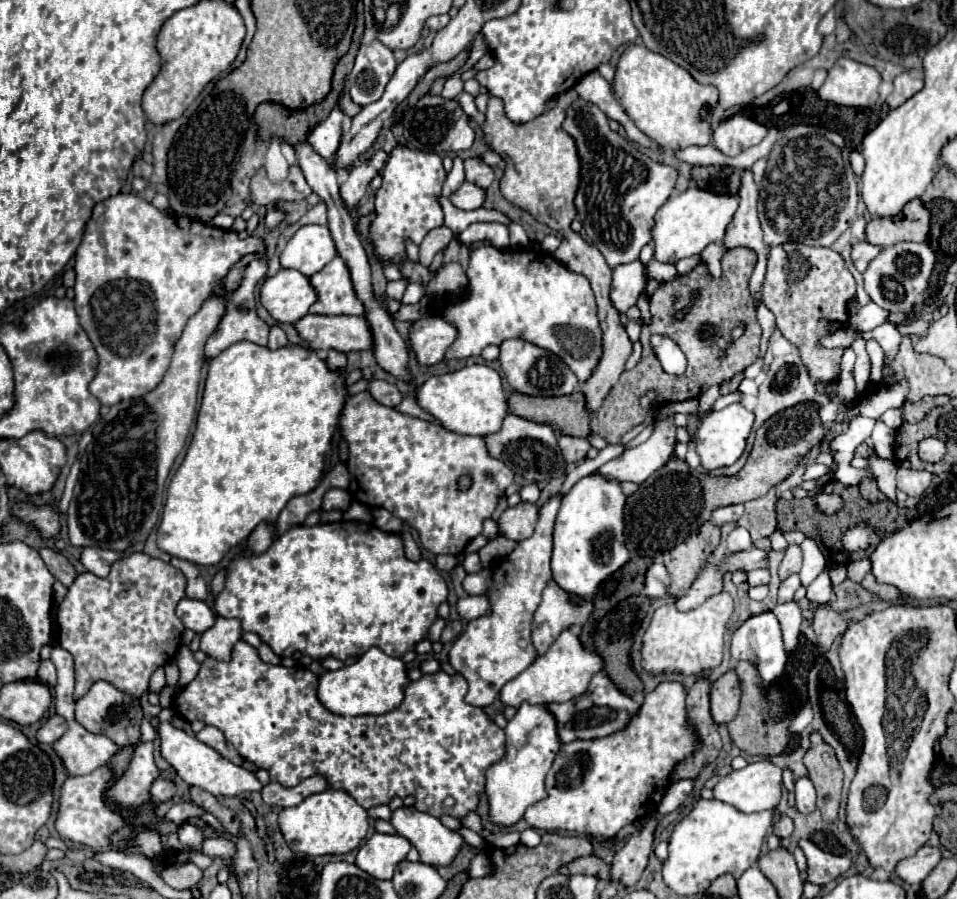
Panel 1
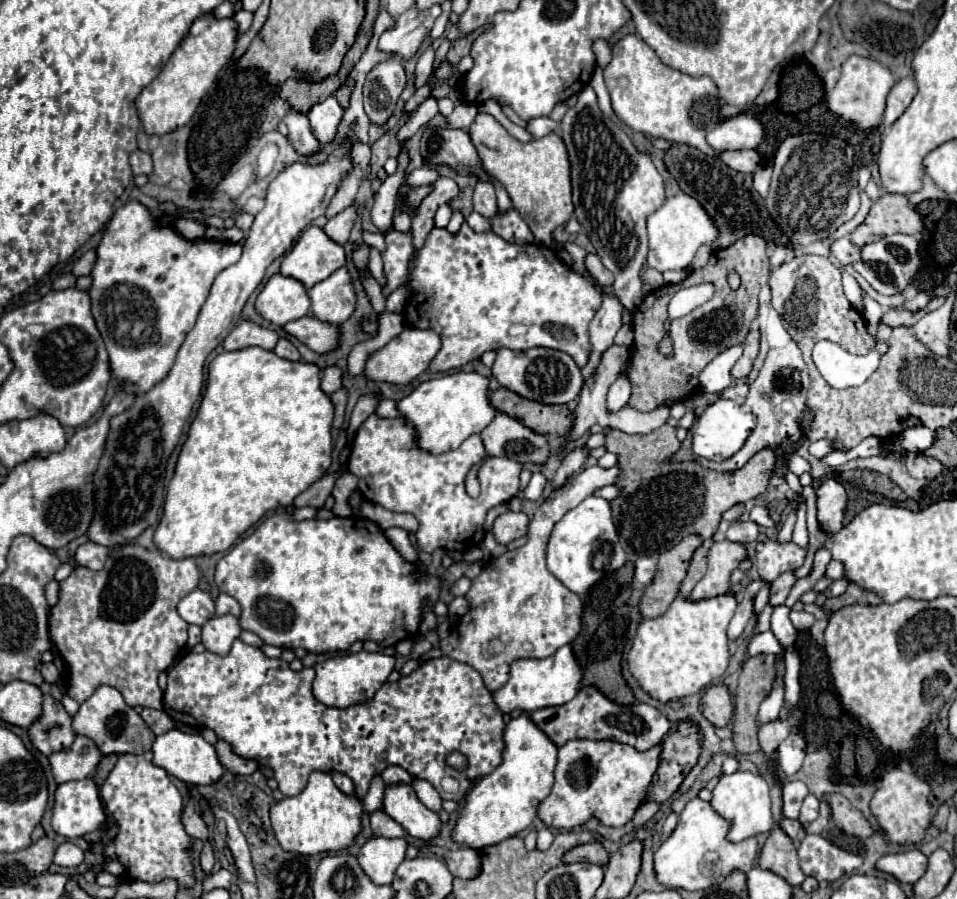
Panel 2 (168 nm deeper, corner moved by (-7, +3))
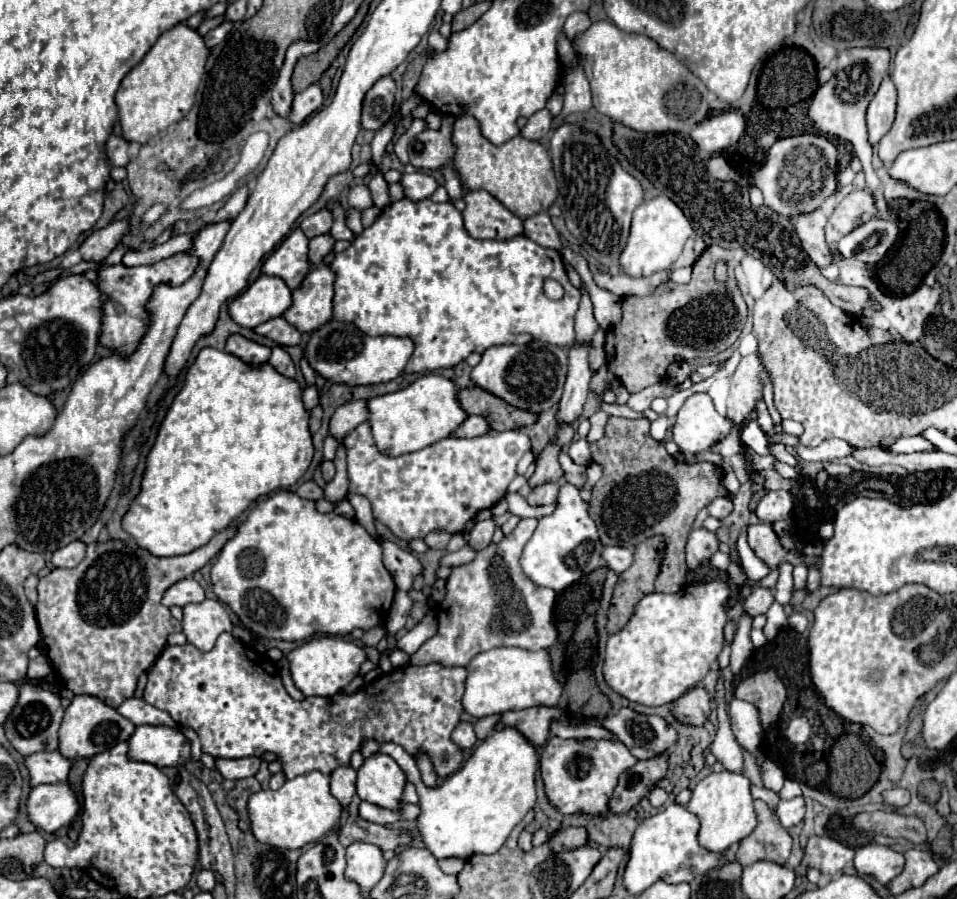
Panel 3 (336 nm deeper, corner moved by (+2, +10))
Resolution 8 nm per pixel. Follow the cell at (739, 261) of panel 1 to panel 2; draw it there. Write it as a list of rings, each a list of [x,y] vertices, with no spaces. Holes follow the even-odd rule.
[[[745,235],[735,241],[731,247],[713,251],[709,263],[701,269],[695,269],[683,283],[679,285],[665,285],[661,289],[651,291],[645,301],[641,303],[641,311],[635,311],[633,331],[635,331],[635,353],[631,357],[631,371],[627,373],[633,393],[629,399],[629,407],[637,411],[653,411],[659,405],[673,405],[677,401],[685,401],[699,391],[699,373],[705,365],[737,343],[747,339],[751,329],[751,321],[757,315],[759,307],[759,291],[767,283],[771,271],[769,255],[767,255],[767,241],[761,235]],[[735,271],[741,277],[739,289],[731,289],[727,283],[727,275]],[[703,281],[711,281],[715,285],[715,295],[705,305],[697,307],[693,313],[677,319],[667,317],[667,303],[677,293],[679,287],[697,285]],[[669,323],[673,335],[673,357],[665,357],[657,351],[659,339],[665,335],[665,325]]]

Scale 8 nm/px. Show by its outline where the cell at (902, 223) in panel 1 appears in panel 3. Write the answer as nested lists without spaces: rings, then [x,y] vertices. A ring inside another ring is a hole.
[[[852,192],[848,194],[832,212],[828,218],[824,232],[826,242],[836,244],[846,232],[852,232],[858,224],[864,224],[866,220],[878,216],[878,210],[874,206],[874,198],[870,192]]]

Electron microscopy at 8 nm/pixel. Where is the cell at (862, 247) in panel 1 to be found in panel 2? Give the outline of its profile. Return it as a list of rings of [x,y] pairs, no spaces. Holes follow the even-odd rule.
[[[843,237],[843,239],[837,239],[833,245],[831,245],[831,257],[833,261],[859,261],[859,247],[855,243],[851,243],[851,239]]]

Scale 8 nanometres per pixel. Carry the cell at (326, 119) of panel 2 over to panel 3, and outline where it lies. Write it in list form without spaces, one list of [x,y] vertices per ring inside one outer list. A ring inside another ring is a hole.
[[[312,84],[308,86],[306,90],[294,94],[294,100],[292,100],[292,110],[288,114],[288,120],[292,124],[302,124],[312,112],[316,112],[320,106],[322,106],[324,98],[322,98],[322,90],[318,84]]]

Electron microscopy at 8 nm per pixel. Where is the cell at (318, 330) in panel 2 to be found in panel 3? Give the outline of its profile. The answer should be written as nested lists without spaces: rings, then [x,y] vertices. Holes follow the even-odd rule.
[[[272,318],[272,320],[256,326],[254,332],[274,340],[278,346],[284,346],[284,348],[300,344],[300,332],[294,326],[290,326],[284,318]]]

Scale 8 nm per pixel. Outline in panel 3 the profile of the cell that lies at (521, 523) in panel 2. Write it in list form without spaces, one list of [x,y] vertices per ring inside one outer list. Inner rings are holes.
[[[484,520],[484,522],[476,522],[474,528],[470,530],[470,538],[466,540],[466,544],[470,548],[474,548],[476,552],[486,548],[490,542],[492,542],[492,534],[494,534],[494,520]]]

